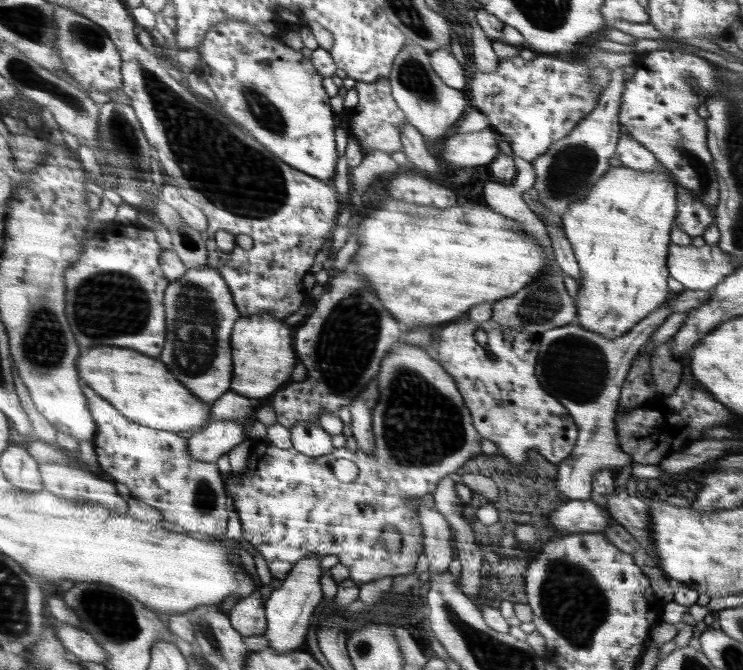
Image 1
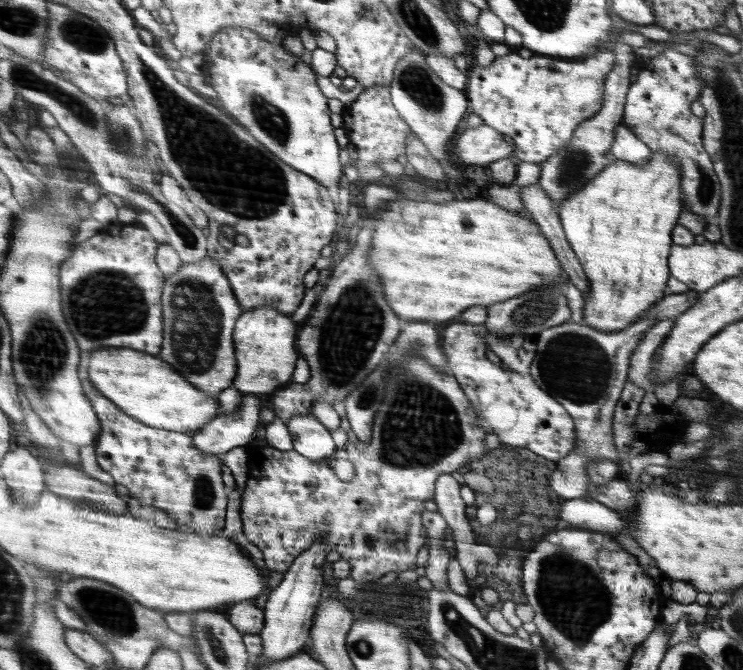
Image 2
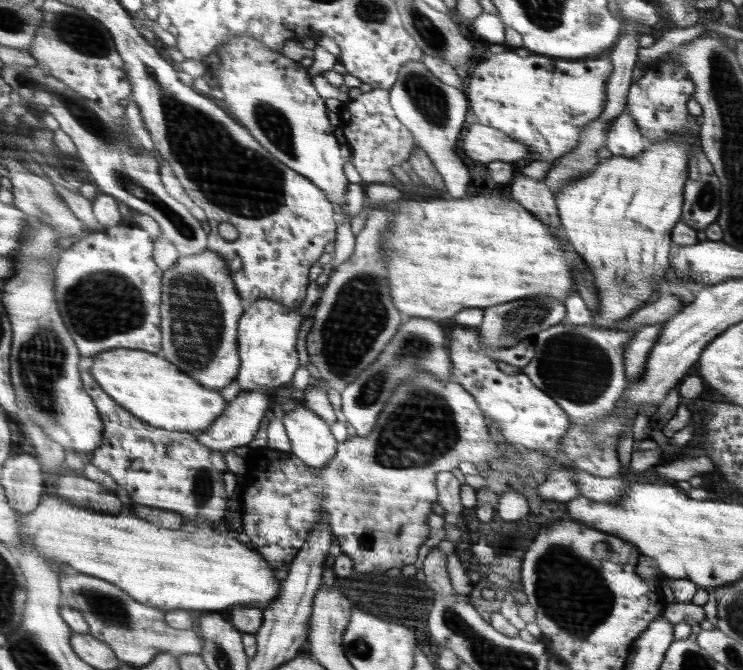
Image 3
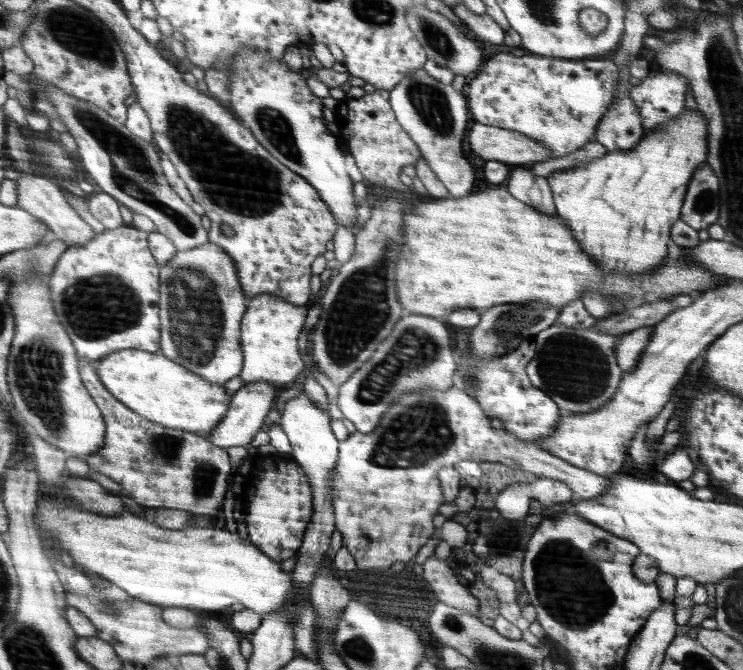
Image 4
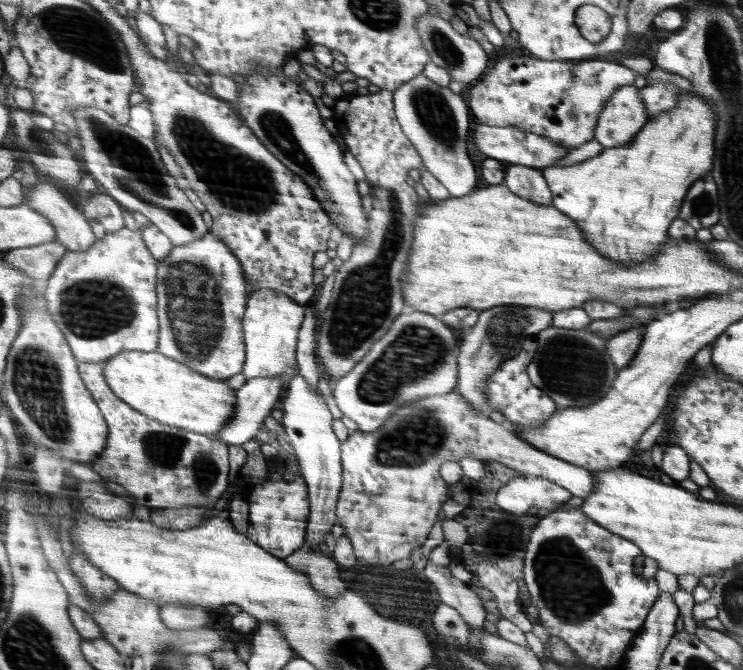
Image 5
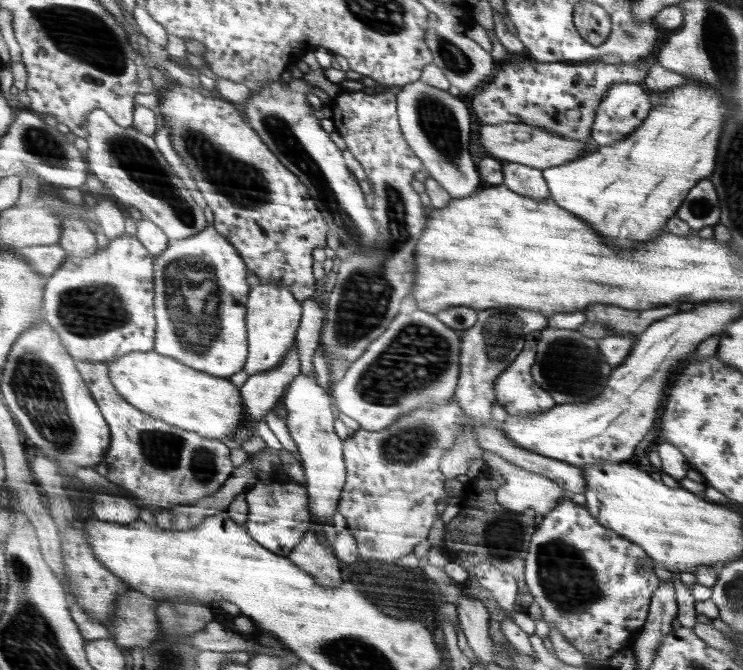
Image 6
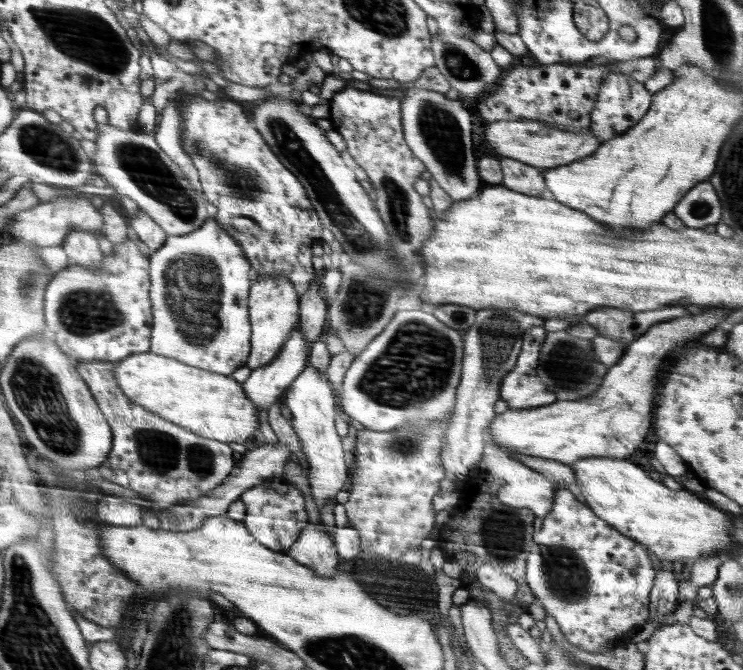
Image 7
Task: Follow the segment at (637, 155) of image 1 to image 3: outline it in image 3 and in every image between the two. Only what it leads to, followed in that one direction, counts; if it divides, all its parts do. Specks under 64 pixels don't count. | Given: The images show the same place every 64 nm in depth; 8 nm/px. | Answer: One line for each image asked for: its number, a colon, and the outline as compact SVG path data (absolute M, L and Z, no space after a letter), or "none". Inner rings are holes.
2: M619 124L619 128L615 128L609 150L617 160L627 160L631 164L645 164L651 156L651 150L631 130L627 130L625 124Z
3: M627 104L621 110L619 118L609 122L603 136L605 136L603 148L607 148L613 156L627 156L627 158L637 156L645 150L647 144L643 134L639 134L639 126L635 124L635 118L629 114Z

